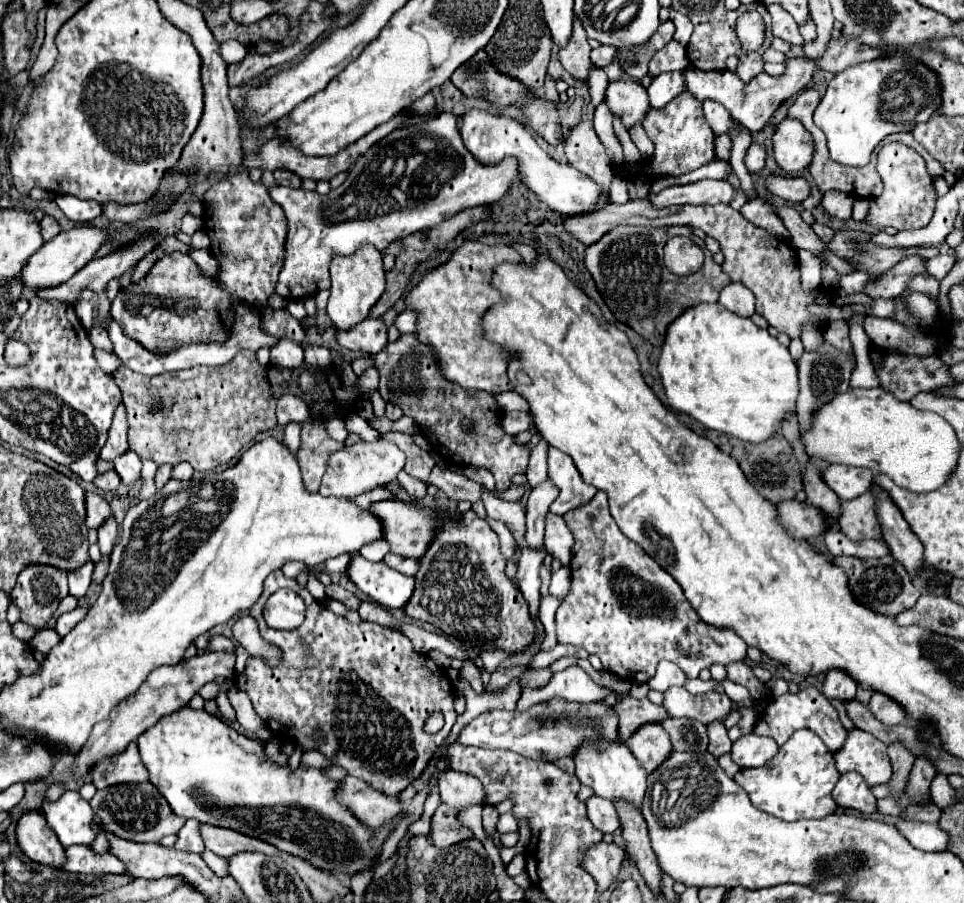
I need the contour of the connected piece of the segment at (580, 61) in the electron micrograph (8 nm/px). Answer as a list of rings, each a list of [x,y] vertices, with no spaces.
[[[573,22],[573,38],[569,40],[569,46],[565,46],[565,50],[559,50],[559,62],[563,64],[563,68],[581,82],[589,80],[589,72],[593,68],[591,60],[589,60],[589,52],[591,46],[587,42],[587,34],[581,26],[581,22]]]

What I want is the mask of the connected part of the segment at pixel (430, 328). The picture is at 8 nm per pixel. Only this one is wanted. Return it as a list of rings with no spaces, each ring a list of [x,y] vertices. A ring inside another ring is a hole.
[[[465,242],[445,266],[429,270],[407,296],[407,308],[419,312],[417,334],[421,342],[429,342],[445,378],[461,384],[465,390],[485,390],[491,394],[513,390],[507,378],[509,354],[483,336],[483,316],[489,306],[493,308],[499,302],[499,292],[491,286],[491,278],[503,262],[517,264],[521,256],[511,246]]]

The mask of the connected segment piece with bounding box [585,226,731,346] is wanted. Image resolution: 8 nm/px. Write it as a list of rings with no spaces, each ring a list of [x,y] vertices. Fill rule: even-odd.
[[[617,226],[605,234],[599,242],[585,250],[585,266],[595,280],[599,294],[613,312],[617,322],[631,326],[639,336],[649,340],[653,346],[663,346],[669,324],[679,318],[687,308],[701,302],[717,302],[719,292],[731,284],[729,276],[723,274],[721,266],[713,262],[713,254],[705,248],[701,238],[695,240],[705,252],[705,264],[697,274],[677,278],[663,266],[663,246],[671,236],[689,236],[693,232],[685,226],[673,228],[641,228],[641,226]]]

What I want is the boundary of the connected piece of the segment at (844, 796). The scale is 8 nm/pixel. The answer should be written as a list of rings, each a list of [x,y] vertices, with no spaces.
[[[857,772],[843,774],[833,788],[833,800],[843,810],[855,810],[865,816],[875,814],[875,796]]]

